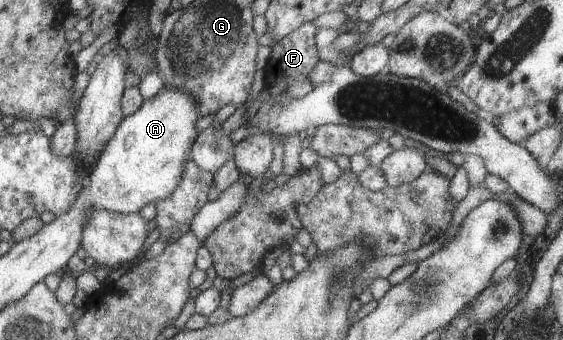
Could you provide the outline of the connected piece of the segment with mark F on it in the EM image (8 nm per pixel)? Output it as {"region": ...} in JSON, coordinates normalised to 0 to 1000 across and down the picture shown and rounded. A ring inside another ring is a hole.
{"region":[[[544,65],[529,85],[501,112],[483,138],[483,153],[472,188],[469,241],[471,262],[487,294],[501,294],[501,276],[512,276],[519,288],[540,288],[558,265],[554,241],[554,206],[568,182],[567,141],[561,135],[560,106],[567,82],[558,65]]]}

